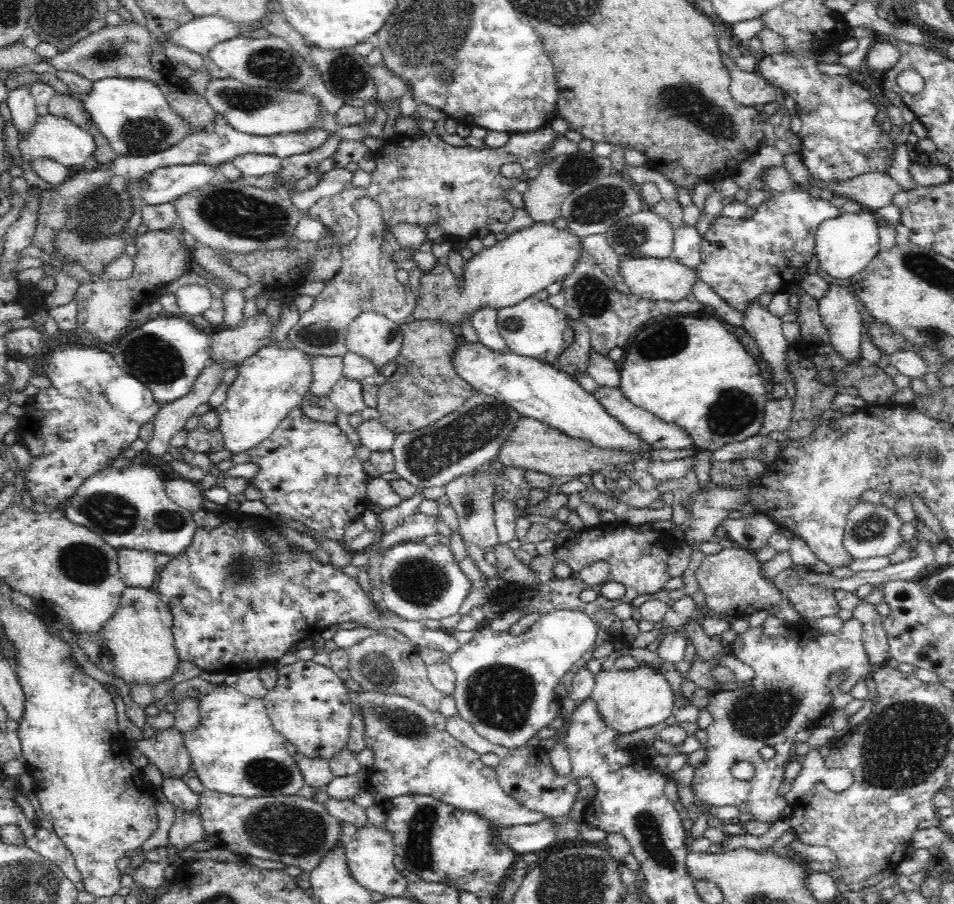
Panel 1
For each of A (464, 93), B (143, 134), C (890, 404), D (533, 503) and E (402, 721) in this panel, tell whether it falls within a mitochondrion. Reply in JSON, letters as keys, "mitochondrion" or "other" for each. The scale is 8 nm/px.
{"A":"other","B":"mitochondrion","C":"other","D":"other","E":"mitochondrion"}

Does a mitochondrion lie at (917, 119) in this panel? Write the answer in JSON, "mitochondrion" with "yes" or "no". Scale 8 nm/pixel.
{"mitochondrion":"no"}

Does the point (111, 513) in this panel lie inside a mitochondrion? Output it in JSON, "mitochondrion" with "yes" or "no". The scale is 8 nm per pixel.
{"mitochondrion":"yes"}

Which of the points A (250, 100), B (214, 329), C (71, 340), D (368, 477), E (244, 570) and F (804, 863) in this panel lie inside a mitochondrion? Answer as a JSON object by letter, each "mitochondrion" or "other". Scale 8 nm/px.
{"A":"mitochondrion","B":"other","C":"other","D":"other","E":"mitochondrion","F":"other"}

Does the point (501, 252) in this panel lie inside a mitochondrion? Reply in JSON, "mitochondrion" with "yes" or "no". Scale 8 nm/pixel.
{"mitochondrion":"no"}

